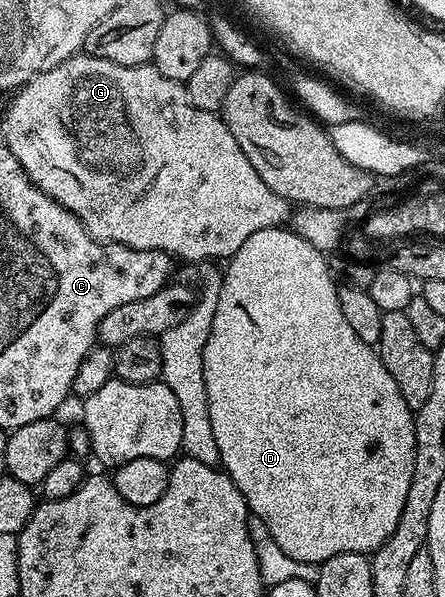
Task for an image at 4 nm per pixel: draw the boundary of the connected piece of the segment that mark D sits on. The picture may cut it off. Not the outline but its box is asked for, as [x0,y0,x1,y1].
[203,227,415,566]

